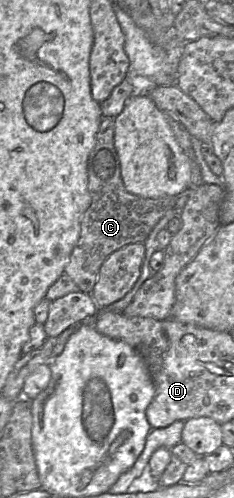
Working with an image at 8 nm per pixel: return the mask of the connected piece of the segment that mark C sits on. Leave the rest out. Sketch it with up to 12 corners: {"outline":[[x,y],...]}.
{"outline":[[103,117],[90,206],[64,273],[91,293],[104,260],[144,242],[176,196],[128,192]]}

